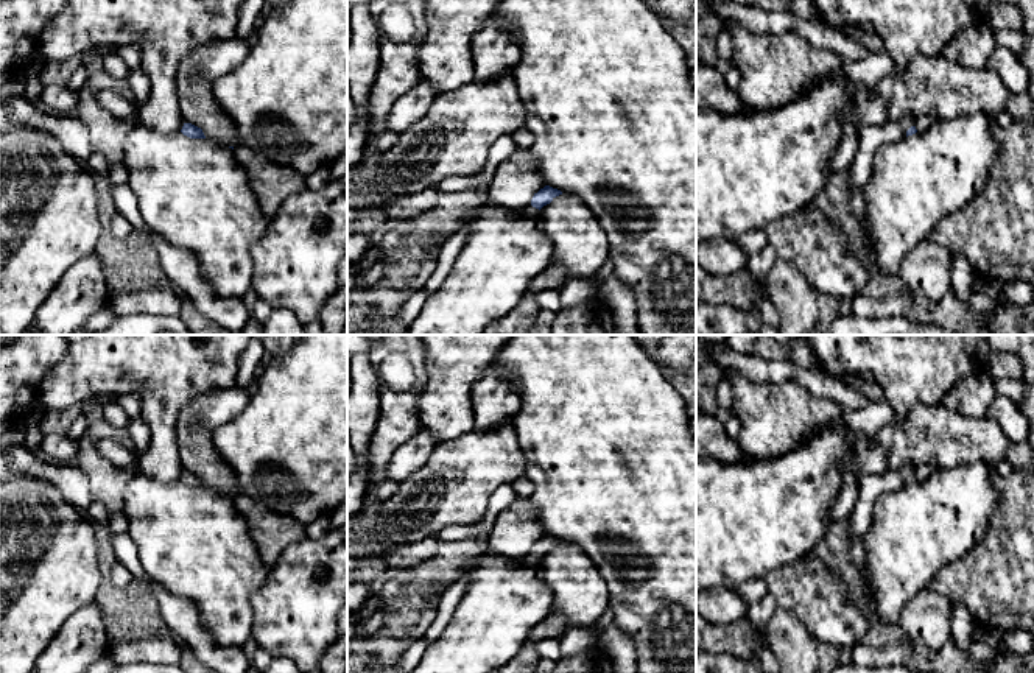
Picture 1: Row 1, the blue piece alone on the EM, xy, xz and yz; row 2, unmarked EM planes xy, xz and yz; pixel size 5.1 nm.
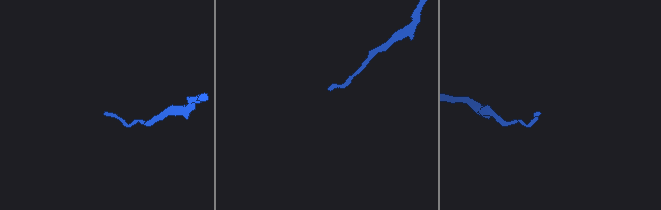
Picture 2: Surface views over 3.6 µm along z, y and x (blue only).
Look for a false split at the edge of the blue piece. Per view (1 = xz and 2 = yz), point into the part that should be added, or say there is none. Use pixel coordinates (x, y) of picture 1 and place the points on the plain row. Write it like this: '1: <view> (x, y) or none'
1: xz (528, 561)
2: yz (922, 472)

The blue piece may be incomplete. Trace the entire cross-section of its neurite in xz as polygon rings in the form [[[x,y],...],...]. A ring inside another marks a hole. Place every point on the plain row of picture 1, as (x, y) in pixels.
[[[545,534],[537,542],[534,542],[534,545],[531,548],[531,555],[523,559],[523,566],[525,567],[533,567],[533,566],[539,564],[539,559],[543,555],[550,553],[559,544],[562,544],[561,539],[553,537],[550,534]]]

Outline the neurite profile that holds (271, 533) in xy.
[[[244,494],[234,495],[232,502],[246,520],[248,531],[266,567],[271,569],[288,545],[307,539],[305,525],[301,522],[277,514]]]

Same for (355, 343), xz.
[[[347,335],[347,354],[368,354],[371,343],[366,335]]]

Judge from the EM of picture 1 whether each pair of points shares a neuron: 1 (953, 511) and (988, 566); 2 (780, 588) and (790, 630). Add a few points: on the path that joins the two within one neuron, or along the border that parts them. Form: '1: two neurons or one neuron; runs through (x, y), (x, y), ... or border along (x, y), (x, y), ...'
1: two neurons; border along (995, 513), (986, 533), (963, 555), (944, 564)
2: two neurons; border along (777, 605), (788, 609), (810, 636)

